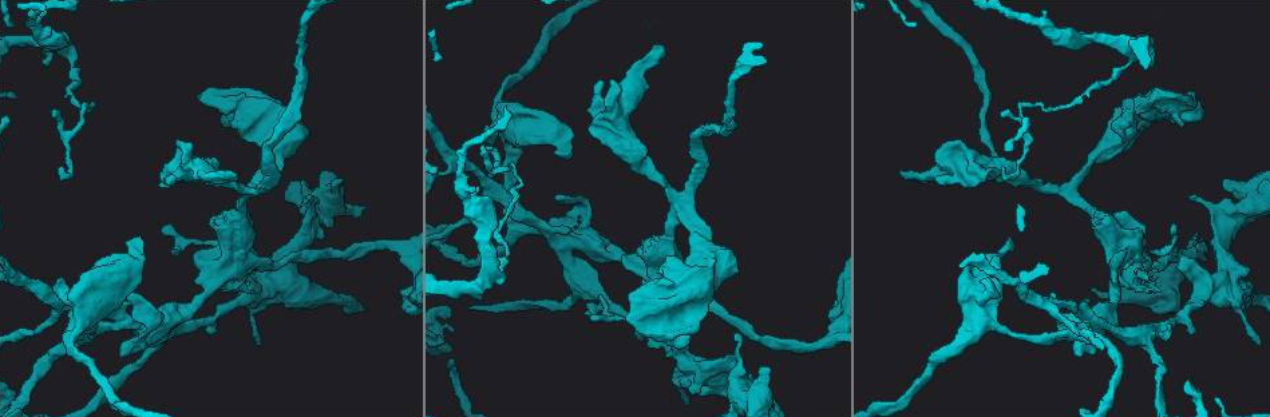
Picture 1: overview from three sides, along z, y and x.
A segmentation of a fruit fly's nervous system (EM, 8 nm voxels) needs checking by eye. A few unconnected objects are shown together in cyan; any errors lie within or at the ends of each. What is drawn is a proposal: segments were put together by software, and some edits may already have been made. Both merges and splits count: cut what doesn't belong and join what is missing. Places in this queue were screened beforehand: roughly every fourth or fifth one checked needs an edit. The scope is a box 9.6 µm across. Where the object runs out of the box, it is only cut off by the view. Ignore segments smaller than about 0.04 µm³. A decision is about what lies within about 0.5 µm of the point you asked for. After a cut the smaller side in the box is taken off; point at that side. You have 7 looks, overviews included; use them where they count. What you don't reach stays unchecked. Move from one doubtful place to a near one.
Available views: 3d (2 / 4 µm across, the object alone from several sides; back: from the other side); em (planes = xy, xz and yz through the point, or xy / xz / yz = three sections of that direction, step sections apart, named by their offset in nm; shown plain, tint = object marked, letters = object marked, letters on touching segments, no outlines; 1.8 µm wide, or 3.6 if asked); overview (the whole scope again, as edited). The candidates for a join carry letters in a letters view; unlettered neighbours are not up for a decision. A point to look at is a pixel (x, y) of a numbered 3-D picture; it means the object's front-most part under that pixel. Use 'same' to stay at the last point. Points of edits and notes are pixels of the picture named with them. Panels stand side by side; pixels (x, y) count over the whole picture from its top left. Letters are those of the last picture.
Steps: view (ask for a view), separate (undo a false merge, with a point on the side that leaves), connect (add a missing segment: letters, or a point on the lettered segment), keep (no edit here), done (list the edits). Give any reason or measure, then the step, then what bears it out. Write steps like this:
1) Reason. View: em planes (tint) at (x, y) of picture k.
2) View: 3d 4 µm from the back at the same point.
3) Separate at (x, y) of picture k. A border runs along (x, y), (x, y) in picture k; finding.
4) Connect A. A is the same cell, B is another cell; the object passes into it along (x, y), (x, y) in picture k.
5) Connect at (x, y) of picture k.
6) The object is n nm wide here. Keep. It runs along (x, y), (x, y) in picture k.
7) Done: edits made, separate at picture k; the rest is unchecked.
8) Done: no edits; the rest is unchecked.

Three arms meet. View: em planes (letters) at (489, 274) of picture 1.

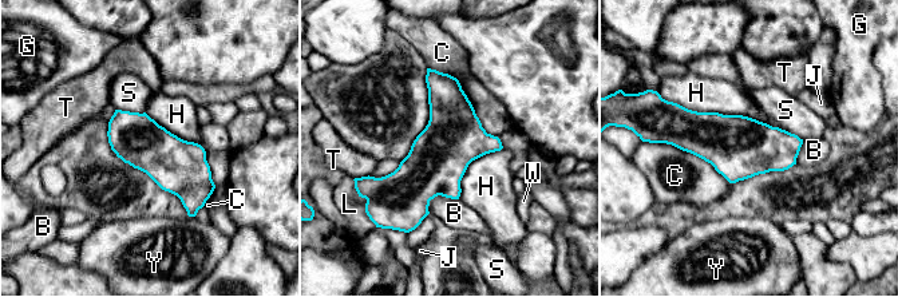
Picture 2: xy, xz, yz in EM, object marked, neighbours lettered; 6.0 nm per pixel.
The object is 300 nm wide here; the longest contact is with H, 700 nm. Keep. B, C, G, H, J, L, S, T, W and Y are other cells; all the same cell.

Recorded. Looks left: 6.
An open end. View: em xz step 4 (letters) at (1133, 108) of picture 1.

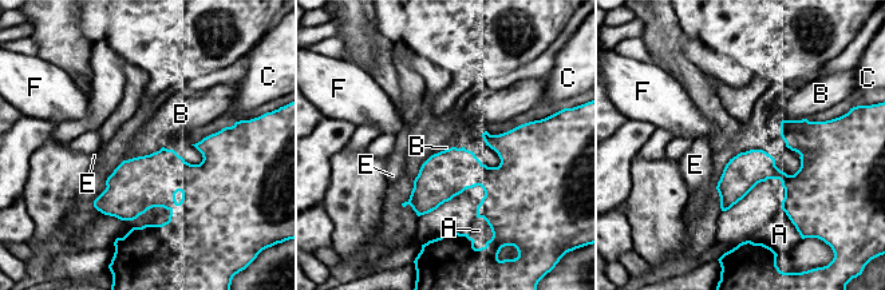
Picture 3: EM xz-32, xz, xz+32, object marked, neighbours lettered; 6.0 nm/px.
Another direction. View: em planes (letters) at the same point.

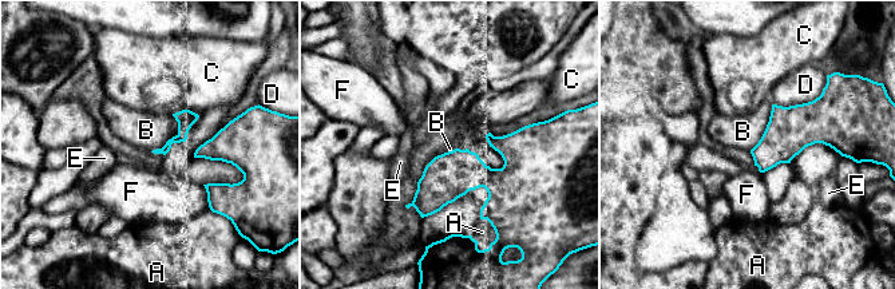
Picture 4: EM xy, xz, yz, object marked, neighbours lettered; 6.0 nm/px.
Keep. A, B, C, D, E and F are other cells; a border runs along (173, 115), (177, 133), (151, 151) in picture 4; none of them fits.

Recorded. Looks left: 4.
Four or more arms meet. View: 3d 4 µm at (234, 270) of picture 1.

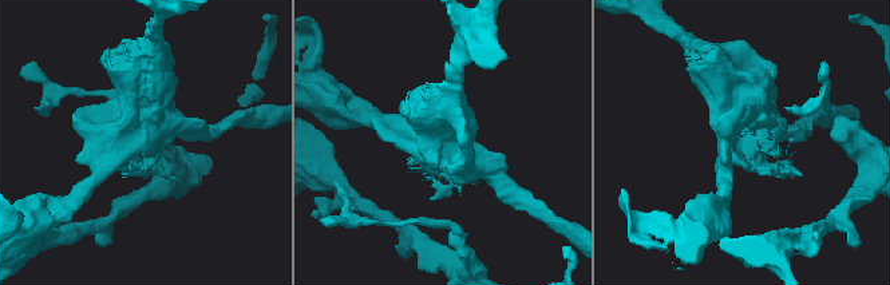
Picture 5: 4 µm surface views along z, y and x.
Shape alone is not enough. View: em 3.6 µm xy step 8 (letters) at (737, 139) of picture 5.

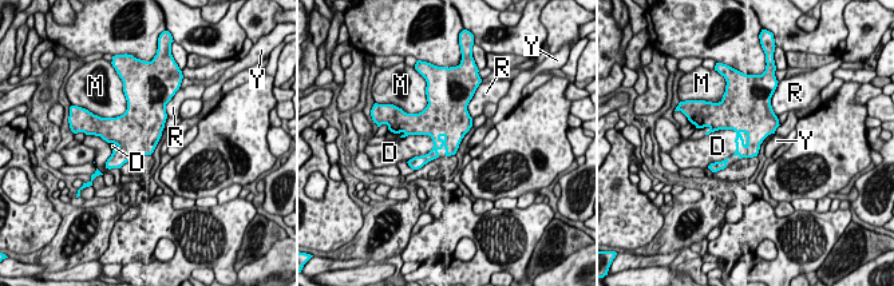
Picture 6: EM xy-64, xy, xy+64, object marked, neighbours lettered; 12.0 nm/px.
Keep. D, M, R and Y are other cells; a border runs along (428, 134), (432, 147), (407, 162) in picture 6; one cell here.

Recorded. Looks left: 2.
Done: no edits; the rest is unchecked.

